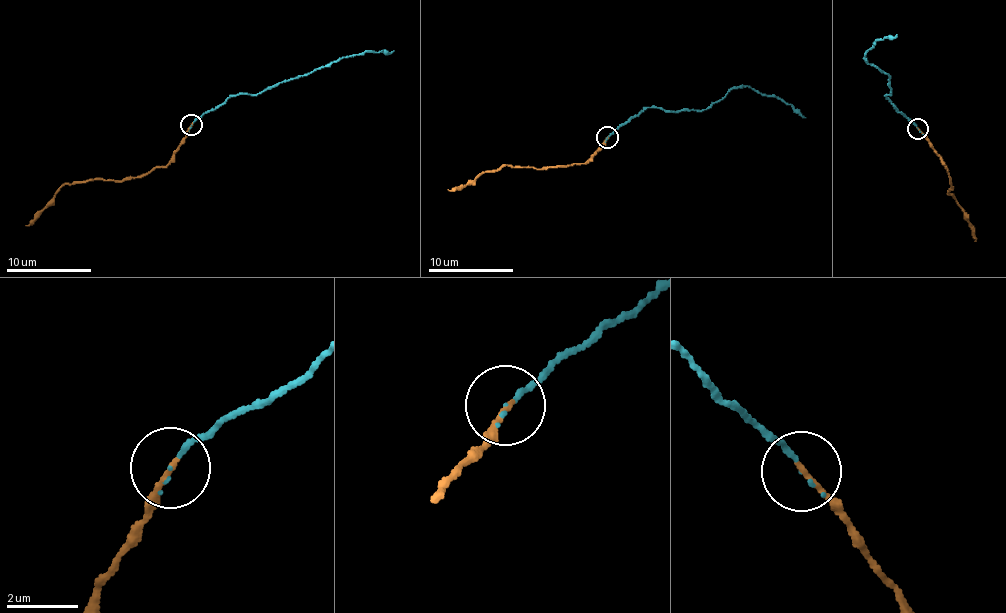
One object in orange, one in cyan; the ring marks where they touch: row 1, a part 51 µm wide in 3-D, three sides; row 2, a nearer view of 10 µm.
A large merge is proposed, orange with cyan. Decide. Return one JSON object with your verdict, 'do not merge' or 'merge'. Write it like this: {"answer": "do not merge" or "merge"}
{"answer": "merge"}

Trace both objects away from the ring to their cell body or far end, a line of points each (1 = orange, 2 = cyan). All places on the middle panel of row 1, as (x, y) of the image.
1: (607, 137), (583, 163), (541, 170), (505, 165), (484, 171), (474, 180), (447, 190)
2: (607, 137), (649, 107), (670, 111), (704, 111), (739, 87), (783, 99), (805, 117)

